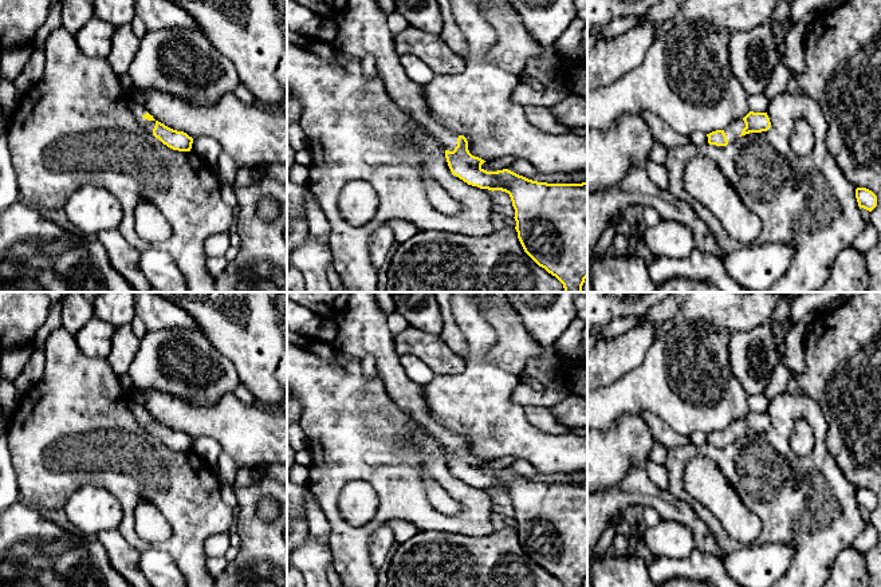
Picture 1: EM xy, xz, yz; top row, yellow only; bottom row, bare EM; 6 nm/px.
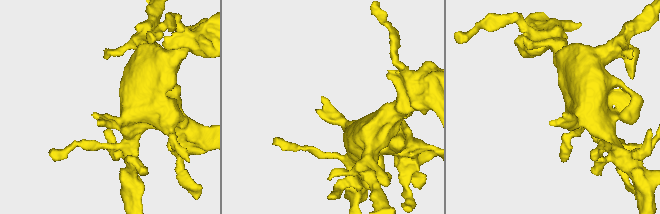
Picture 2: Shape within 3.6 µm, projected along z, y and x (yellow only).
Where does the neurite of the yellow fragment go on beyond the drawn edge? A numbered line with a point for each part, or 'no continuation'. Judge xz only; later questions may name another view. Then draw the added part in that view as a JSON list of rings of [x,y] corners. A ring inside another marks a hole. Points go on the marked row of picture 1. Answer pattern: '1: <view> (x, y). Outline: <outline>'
1: xz (362, 30). Outline: [[[347,0],[346,8],[334,16],[338,35],[331,44],[337,56],[362,60],[366,55],[375,59],[377,74],[384,82],[385,90],[392,101],[406,113],[414,123],[433,135],[444,150],[453,151],[457,146],[459,134],[445,129],[437,122],[425,102],[422,84],[414,83],[400,63],[400,55],[394,50],[393,35],[386,24],[386,15],[377,0]]]

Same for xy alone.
1: xy (137, 110). Outline: [[[130,99],[129,107],[131,110],[131,114],[135,117],[137,122],[150,134],[153,134],[153,129],[156,126],[156,121],[148,121],[143,118],[146,114],[145,106],[134,102]]]

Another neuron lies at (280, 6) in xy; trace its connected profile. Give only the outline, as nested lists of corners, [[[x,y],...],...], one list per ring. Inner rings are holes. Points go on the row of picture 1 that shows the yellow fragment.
[[[272,0],[272,5],[276,11],[278,19],[282,21],[282,31],[287,38],[287,0]]]

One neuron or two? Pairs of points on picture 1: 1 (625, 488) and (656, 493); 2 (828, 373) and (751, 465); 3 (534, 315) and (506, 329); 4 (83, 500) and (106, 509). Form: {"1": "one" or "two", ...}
{"1": "one", "2": "two", "3": "two", "4": "one"}

